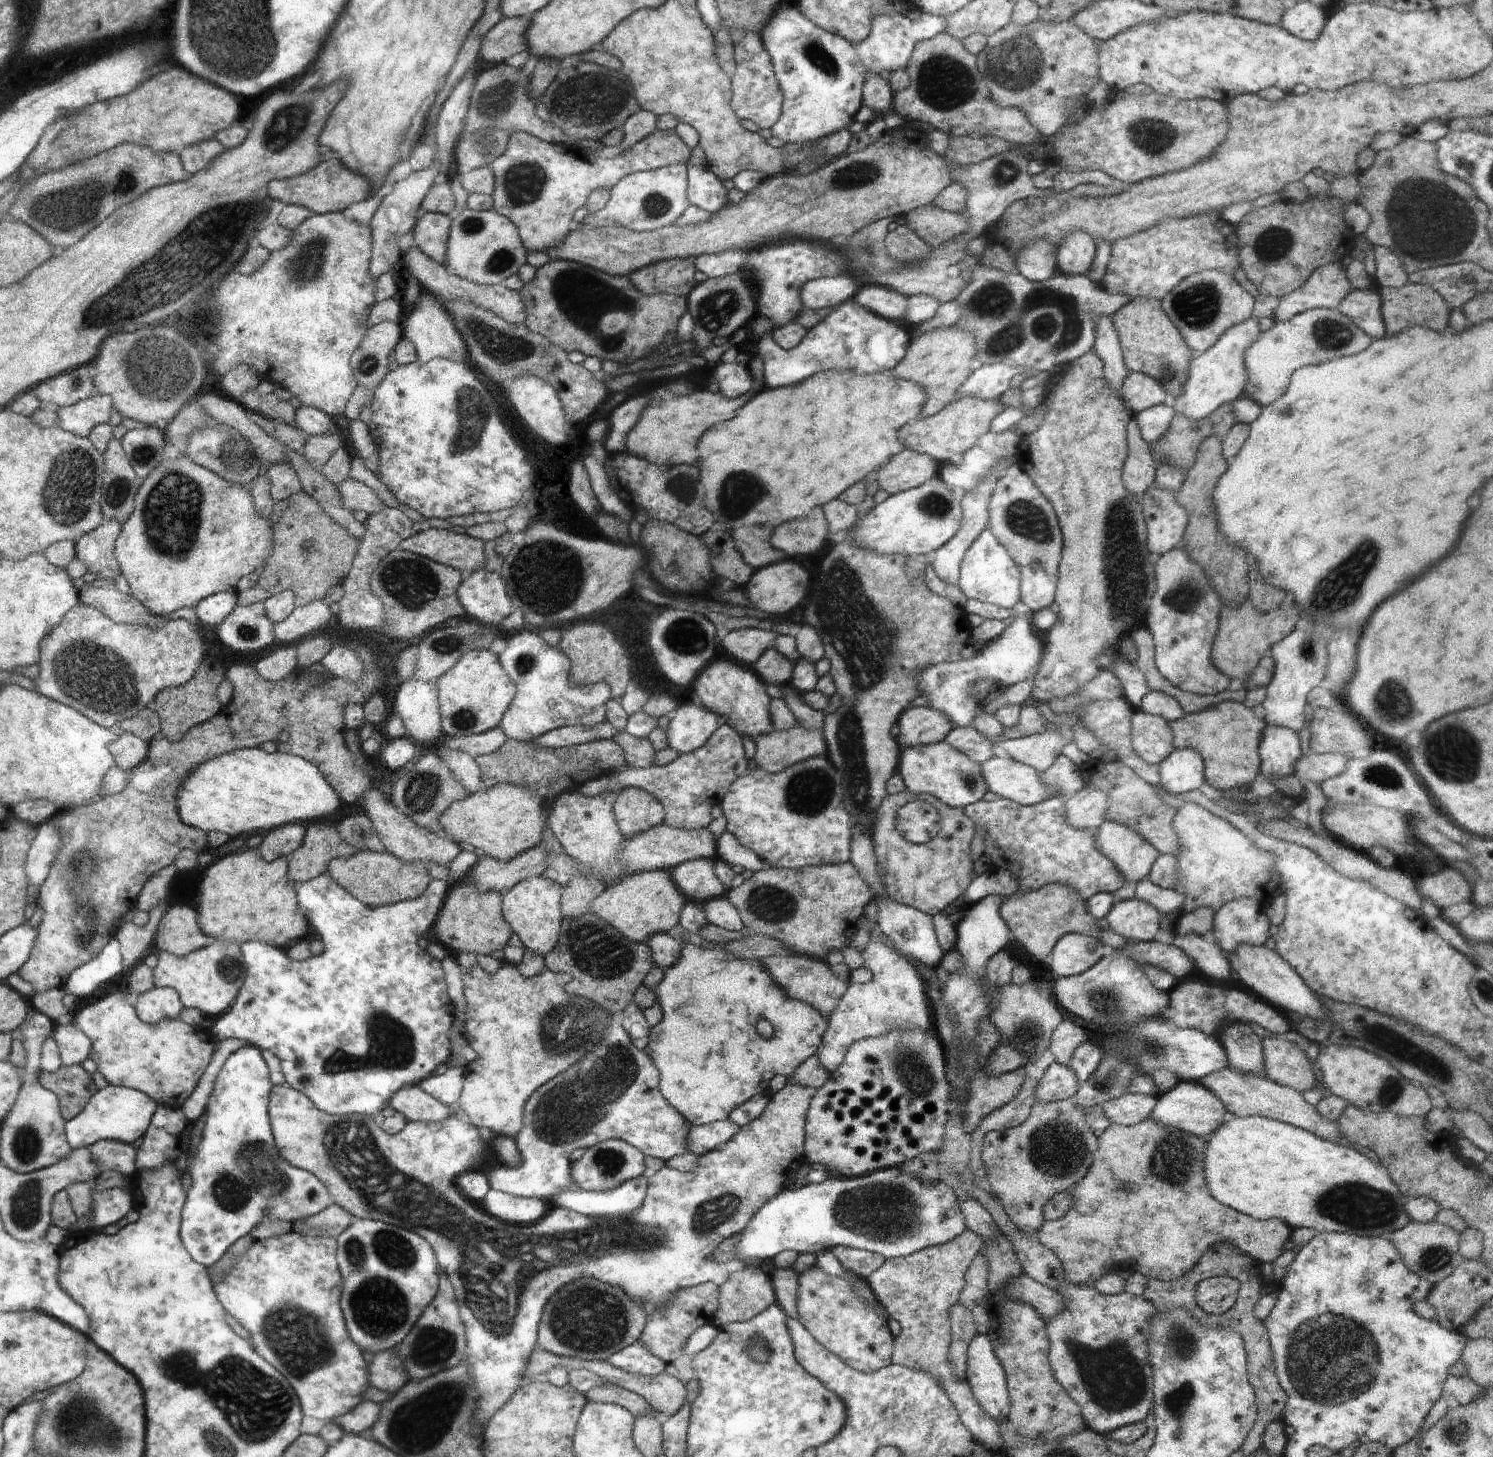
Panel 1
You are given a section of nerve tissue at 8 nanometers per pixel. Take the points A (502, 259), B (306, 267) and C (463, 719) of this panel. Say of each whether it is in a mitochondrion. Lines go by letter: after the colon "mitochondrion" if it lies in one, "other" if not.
A: mitochondrion
B: mitochondrion
C: mitochondrion

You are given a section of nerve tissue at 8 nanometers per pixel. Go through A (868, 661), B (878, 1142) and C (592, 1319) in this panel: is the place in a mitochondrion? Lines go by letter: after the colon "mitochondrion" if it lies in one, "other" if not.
A: mitochondrion
B: other
C: mitochondrion

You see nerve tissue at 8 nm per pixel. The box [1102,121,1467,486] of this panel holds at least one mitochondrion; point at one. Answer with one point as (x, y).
(1197, 306)

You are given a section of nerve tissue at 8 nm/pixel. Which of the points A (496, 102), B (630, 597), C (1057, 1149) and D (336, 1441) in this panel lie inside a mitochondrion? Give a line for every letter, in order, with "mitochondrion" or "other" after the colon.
A: mitochondrion
B: other
C: mitochondrion
D: other

